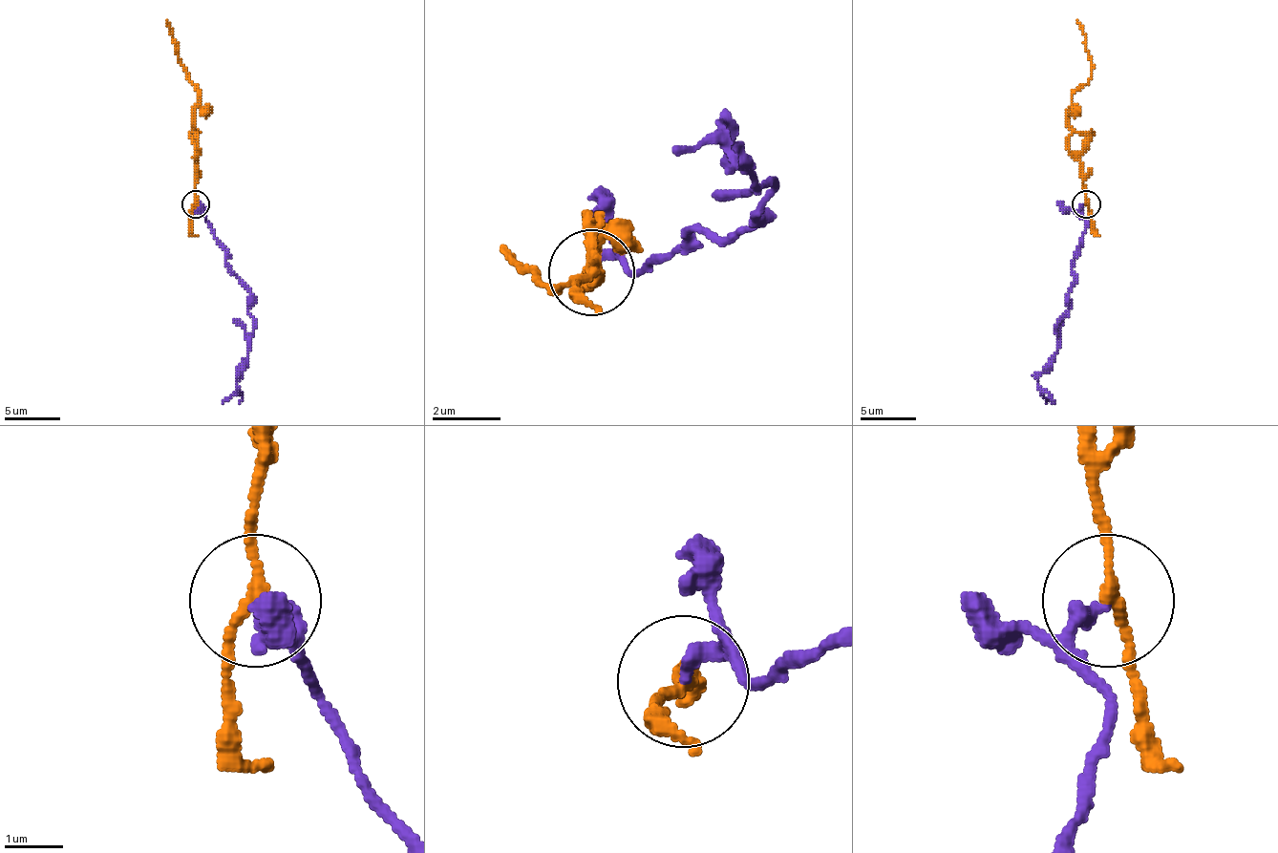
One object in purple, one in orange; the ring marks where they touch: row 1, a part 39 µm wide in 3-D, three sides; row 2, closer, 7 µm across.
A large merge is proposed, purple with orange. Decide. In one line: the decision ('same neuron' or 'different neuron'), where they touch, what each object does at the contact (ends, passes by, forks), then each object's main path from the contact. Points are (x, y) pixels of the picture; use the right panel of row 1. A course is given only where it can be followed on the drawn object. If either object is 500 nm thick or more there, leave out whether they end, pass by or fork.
different neuron; place (1086, 203); purple ends; orange passes by; course purple (1085, 204), (1079, 210), (1085, 232), (1076, 252), (1066, 313), (1057, 322), (1057, 351), (1037, 378), (1054, 403); course orange (1085, 204), (1082, 162), (1069, 149), (1072, 95), (1091, 75), (1085, 33), (1076, 20)

